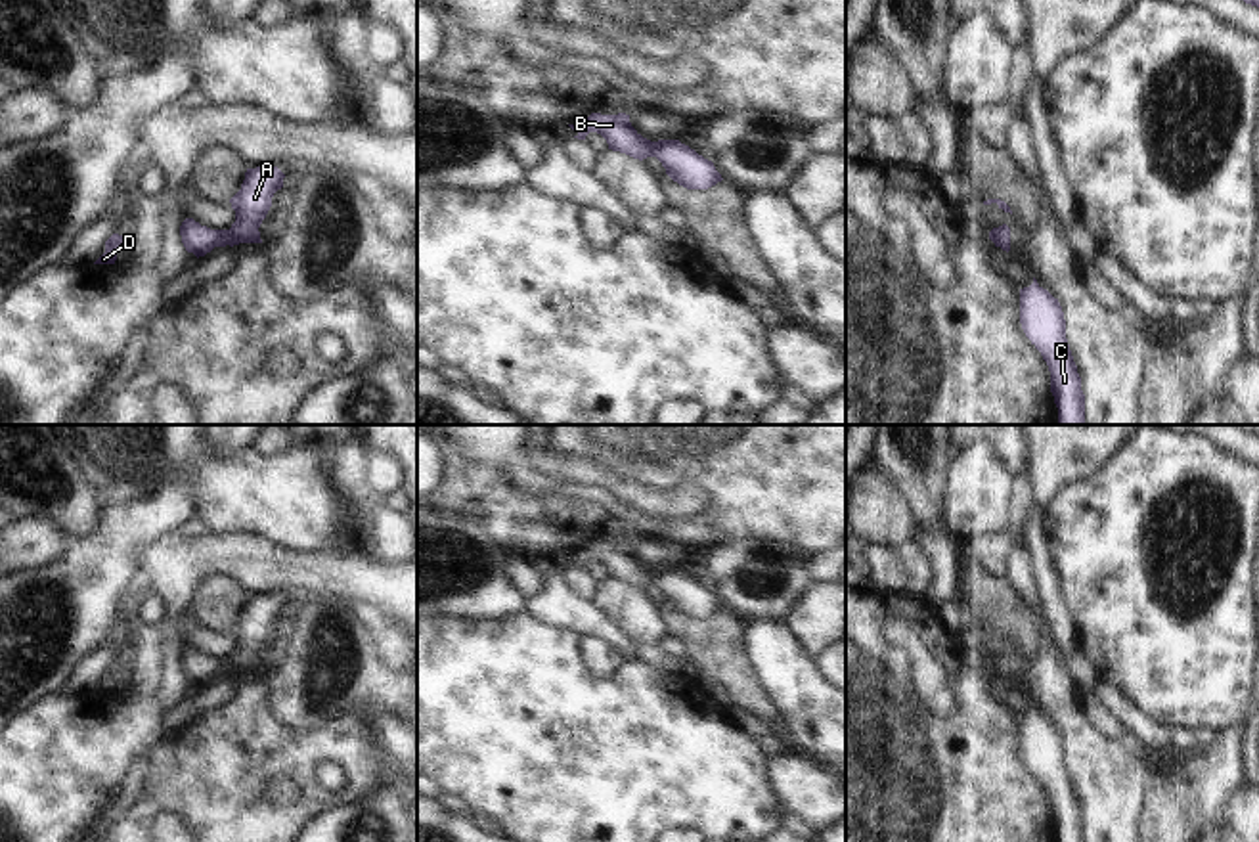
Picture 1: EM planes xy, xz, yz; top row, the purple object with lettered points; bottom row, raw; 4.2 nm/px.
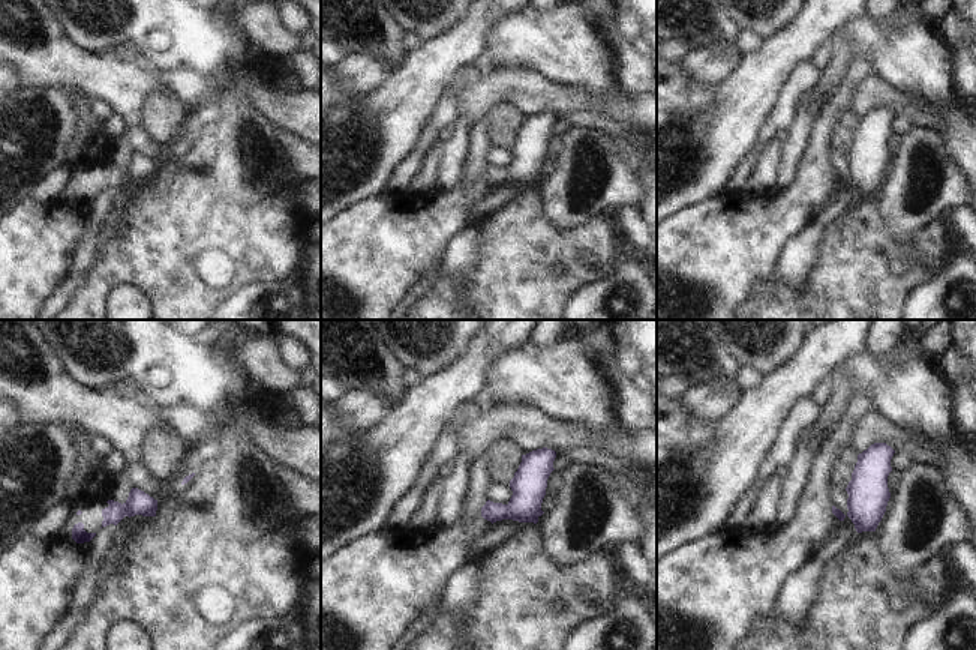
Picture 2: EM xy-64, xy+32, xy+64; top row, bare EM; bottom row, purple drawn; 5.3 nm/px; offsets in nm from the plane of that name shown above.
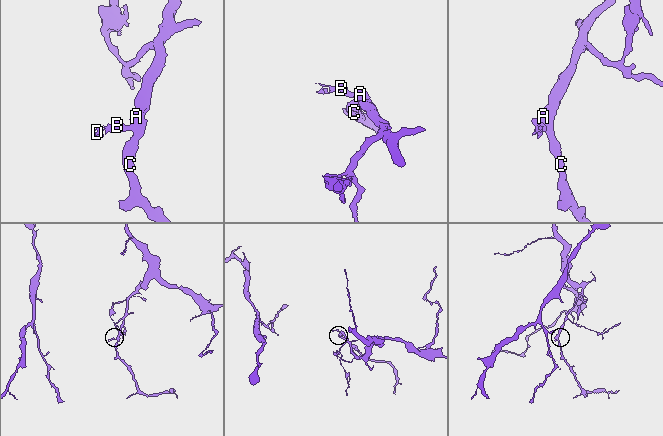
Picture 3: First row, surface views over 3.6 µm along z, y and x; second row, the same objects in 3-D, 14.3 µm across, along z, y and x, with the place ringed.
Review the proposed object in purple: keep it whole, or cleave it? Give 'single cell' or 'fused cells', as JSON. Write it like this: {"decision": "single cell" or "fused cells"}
{"decision": "single cell"}

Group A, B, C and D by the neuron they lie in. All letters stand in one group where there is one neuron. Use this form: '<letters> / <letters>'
A B C D

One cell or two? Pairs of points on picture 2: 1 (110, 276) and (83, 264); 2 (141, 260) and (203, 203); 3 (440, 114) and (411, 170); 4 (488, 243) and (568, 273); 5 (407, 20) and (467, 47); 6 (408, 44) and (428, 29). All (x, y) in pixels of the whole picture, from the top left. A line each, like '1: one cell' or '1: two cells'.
1: two cells
2: one cell
3: one cell
4: one cell
5: two cells
6: two cells

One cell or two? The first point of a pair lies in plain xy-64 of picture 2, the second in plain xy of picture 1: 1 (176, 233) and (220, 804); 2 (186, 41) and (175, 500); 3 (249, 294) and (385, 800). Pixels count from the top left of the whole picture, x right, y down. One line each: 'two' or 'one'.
1: one
2: two
3: one

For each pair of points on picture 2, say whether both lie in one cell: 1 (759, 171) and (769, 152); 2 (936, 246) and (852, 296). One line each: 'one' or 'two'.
1: one
2: one

